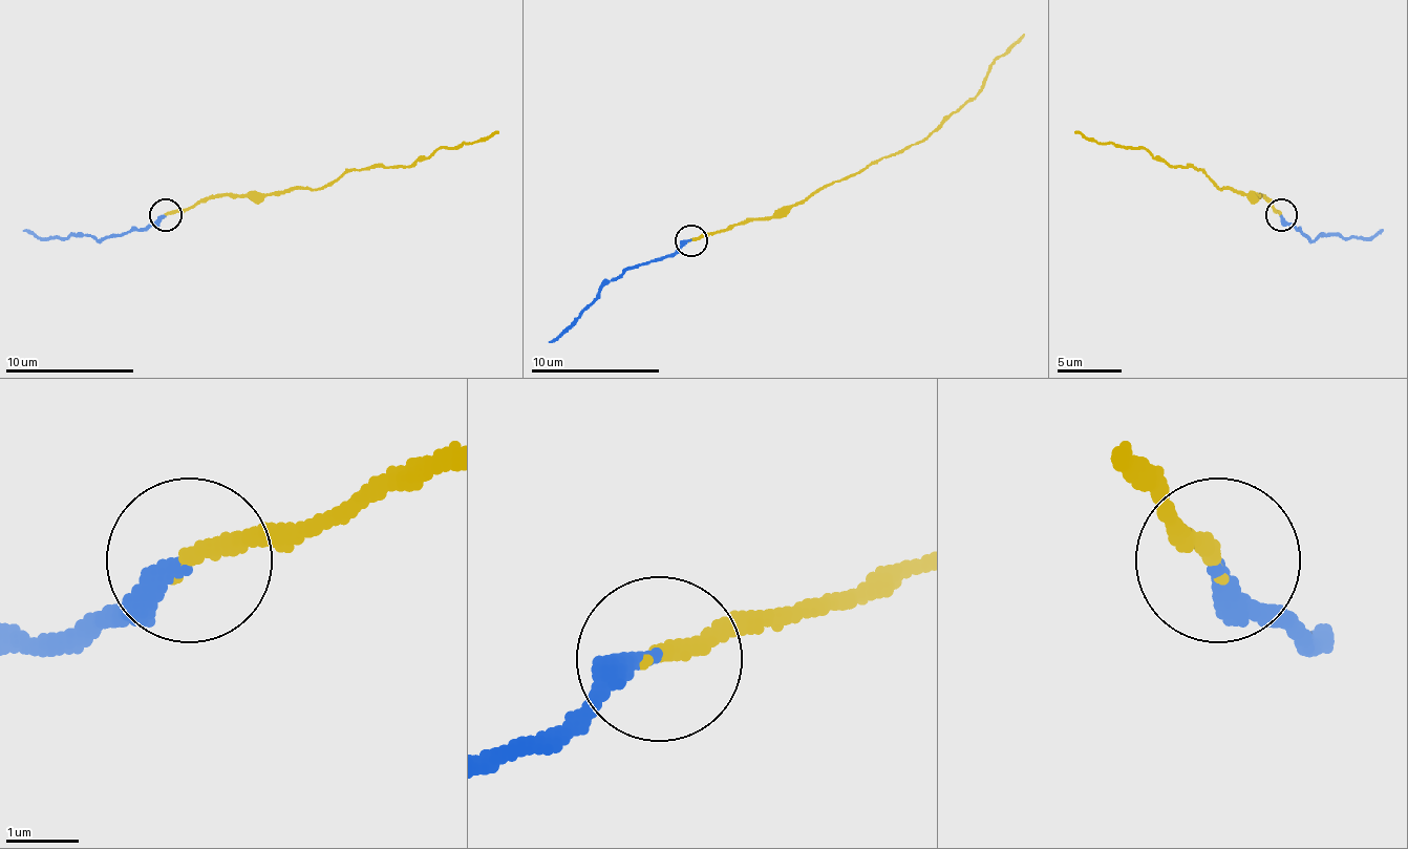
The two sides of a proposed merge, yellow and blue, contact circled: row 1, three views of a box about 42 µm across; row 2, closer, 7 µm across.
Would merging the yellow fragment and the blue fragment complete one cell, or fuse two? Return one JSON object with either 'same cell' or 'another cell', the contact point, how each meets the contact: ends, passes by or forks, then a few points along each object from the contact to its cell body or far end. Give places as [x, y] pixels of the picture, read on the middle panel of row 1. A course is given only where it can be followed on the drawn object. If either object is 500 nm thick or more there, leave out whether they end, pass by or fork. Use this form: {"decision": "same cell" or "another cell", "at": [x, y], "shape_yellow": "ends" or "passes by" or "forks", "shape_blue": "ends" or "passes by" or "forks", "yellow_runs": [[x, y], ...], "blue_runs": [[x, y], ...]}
{"decision": "same cell", "at": [691, 240], "shape_yellow": "ends", "shape_blue": "ends", "yellow_runs": [[691, 241], [743, 221], [785, 215], [836, 181], [923, 142], [965, 106], [1023, 33]], "blue_runs": [[691, 241], [673, 254], [627, 267], [548, 341]]}

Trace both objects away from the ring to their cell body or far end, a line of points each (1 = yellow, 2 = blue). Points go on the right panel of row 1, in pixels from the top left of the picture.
1: (1282, 215), (1262, 196), (1221, 190), (1201, 170), (1170, 167), (1147, 148), (1099, 145), (1073, 132)
2: (1282, 215), (1307, 238), (1371, 238), (1382, 232)

